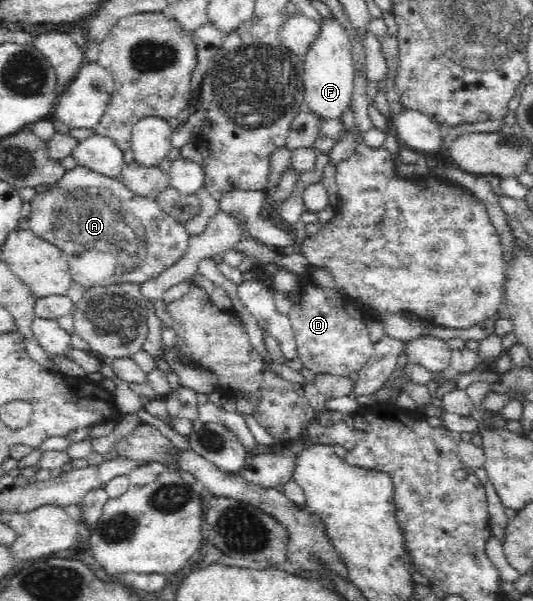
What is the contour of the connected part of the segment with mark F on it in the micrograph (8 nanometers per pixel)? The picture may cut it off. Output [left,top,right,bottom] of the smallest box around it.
[303,16,354,121]

